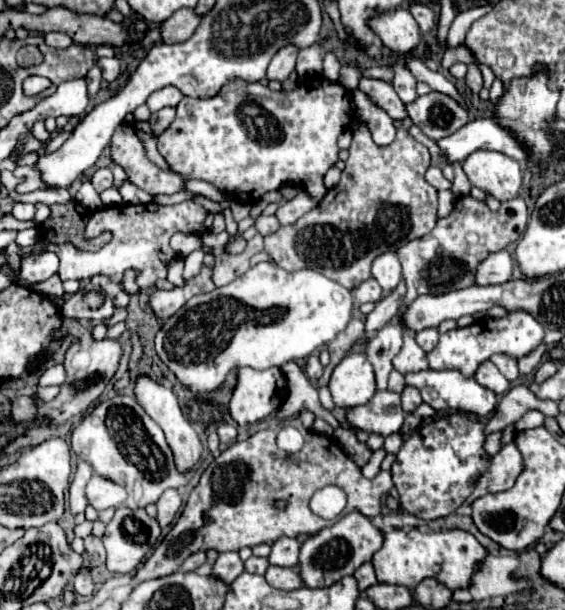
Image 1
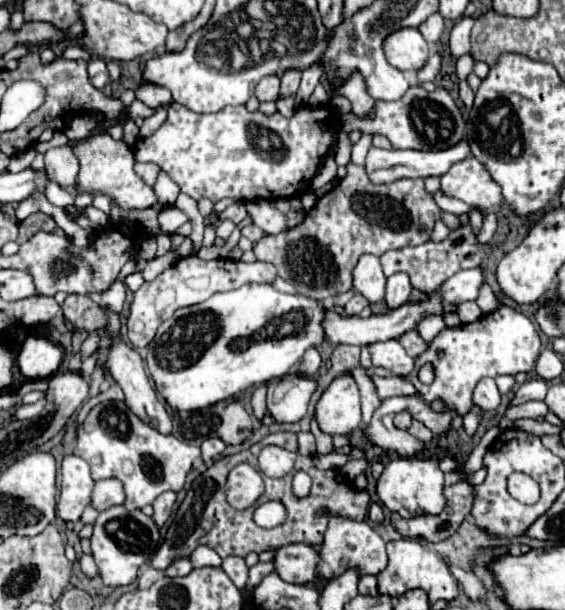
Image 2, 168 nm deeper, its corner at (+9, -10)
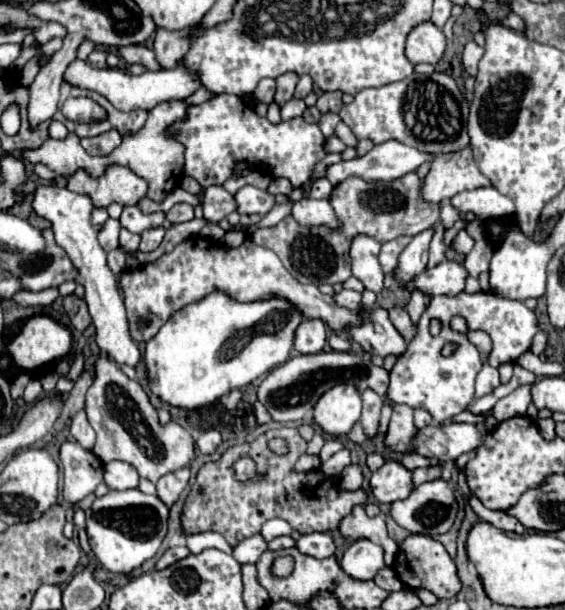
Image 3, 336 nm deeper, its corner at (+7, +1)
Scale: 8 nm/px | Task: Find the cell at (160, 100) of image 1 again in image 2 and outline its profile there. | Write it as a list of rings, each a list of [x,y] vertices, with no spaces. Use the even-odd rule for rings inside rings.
[[[140,83],[140,87],[136,89],[136,99],[146,103],[148,107],[166,107],[168,103],[172,103],[170,91],[156,83]]]

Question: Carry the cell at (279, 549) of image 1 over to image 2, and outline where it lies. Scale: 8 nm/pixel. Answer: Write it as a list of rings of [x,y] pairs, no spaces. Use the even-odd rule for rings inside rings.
[[[284,545],[274,557],[276,573],[288,583],[312,583],[316,579],[318,559],[318,551],[310,545]]]

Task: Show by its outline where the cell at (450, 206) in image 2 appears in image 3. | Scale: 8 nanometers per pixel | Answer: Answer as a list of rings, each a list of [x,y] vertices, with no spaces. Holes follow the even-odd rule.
[[[476,188],[460,192],[452,198],[452,206],[460,212],[474,212],[478,220],[504,218],[514,214],[514,204],[508,196],[500,194],[496,188]]]

